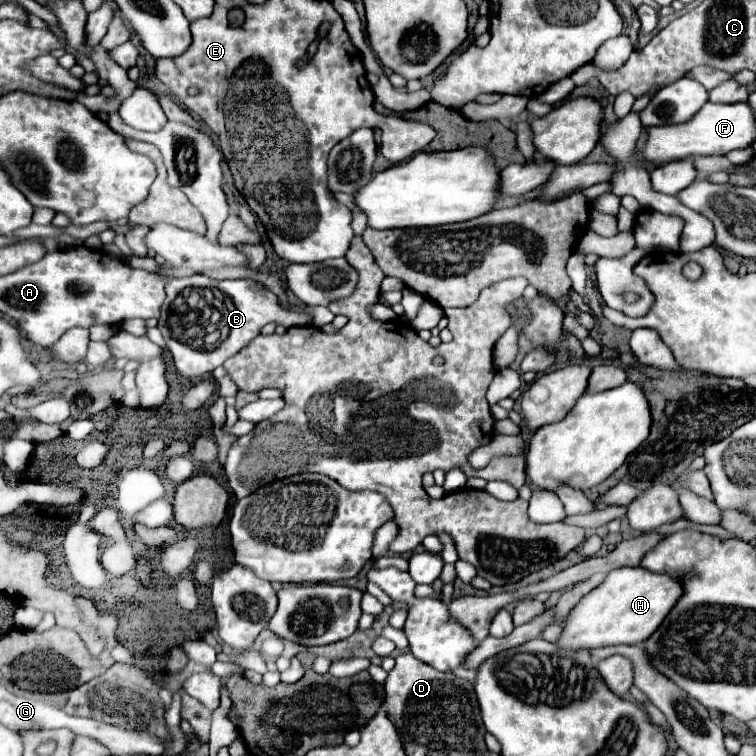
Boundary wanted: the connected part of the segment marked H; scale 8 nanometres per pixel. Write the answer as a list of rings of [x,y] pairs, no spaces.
[[[625,566],[607,574],[601,586],[589,592],[571,612],[563,626],[559,646],[571,650],[589,650],[611,644],[639,644],[647,640],[679,600],[683,586],[679,578],[655,574],[643,566]]]

